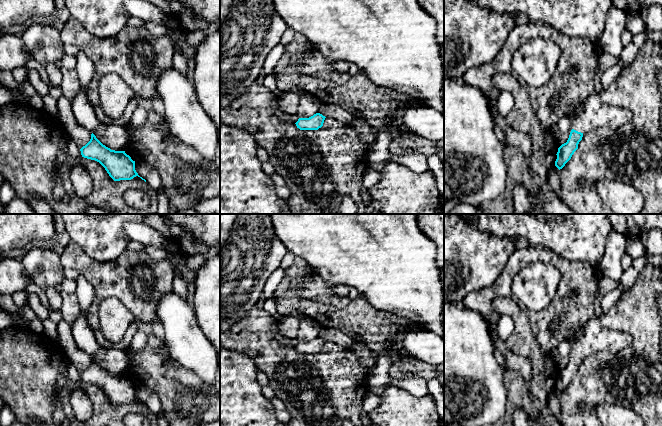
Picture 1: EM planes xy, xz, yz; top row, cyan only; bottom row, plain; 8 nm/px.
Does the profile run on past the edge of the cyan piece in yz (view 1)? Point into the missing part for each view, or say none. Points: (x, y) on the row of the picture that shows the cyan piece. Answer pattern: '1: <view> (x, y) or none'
1: yz (595, 113)

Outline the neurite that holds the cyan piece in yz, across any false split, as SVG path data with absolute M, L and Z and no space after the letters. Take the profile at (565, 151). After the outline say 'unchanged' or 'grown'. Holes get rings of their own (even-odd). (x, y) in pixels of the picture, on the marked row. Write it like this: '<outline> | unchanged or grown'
M593 92L584 102L582 111L574 119L567 142L558 148L555 166L559 170L565 166L578 149L584 133L599 127L618 129L630 122L632 117L633 113L630 110L608 105L602 101L599 93Z | grown

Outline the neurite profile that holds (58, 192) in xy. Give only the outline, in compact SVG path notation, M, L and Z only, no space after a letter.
M55 175L54 176L54 187L52 188L52 196L55 200L63 199L65 191L61 182L61 179Z

